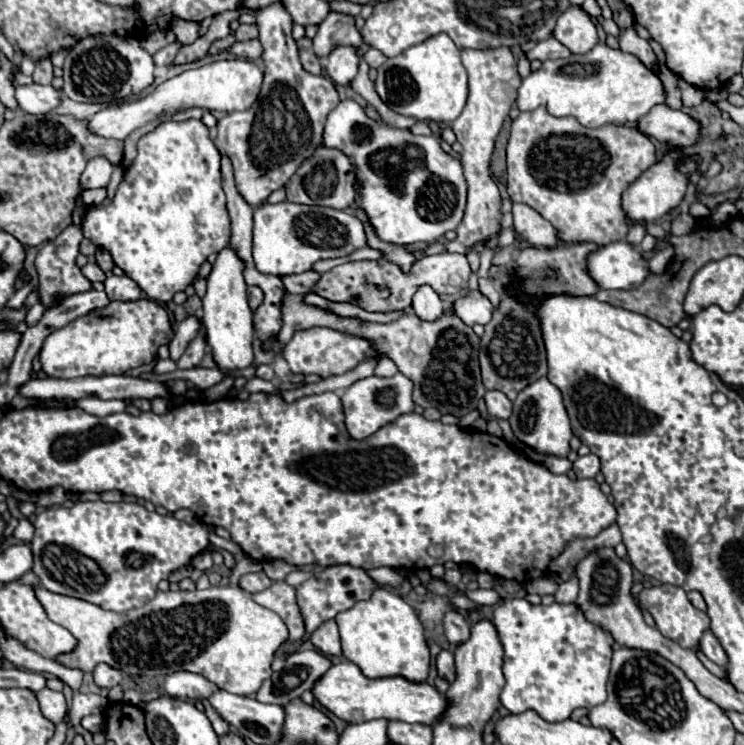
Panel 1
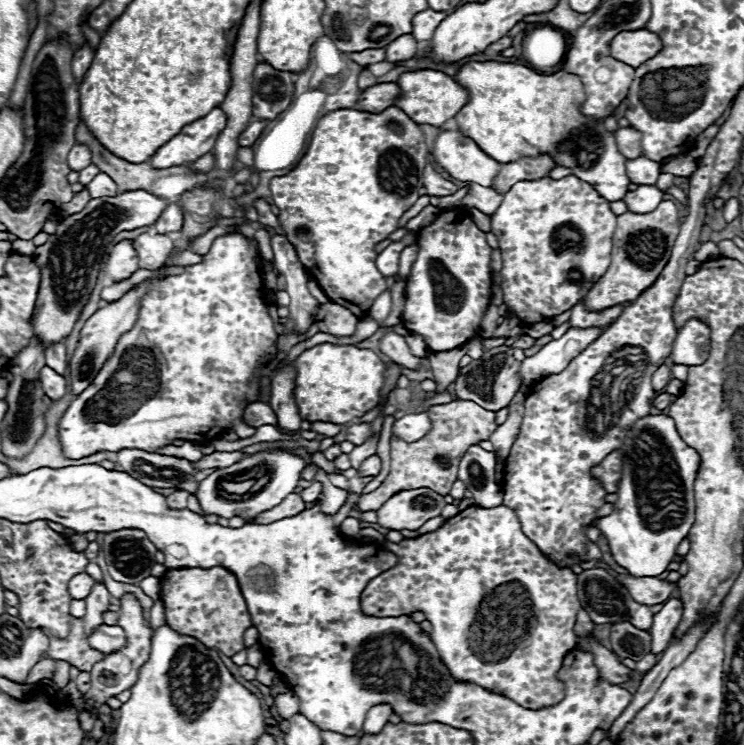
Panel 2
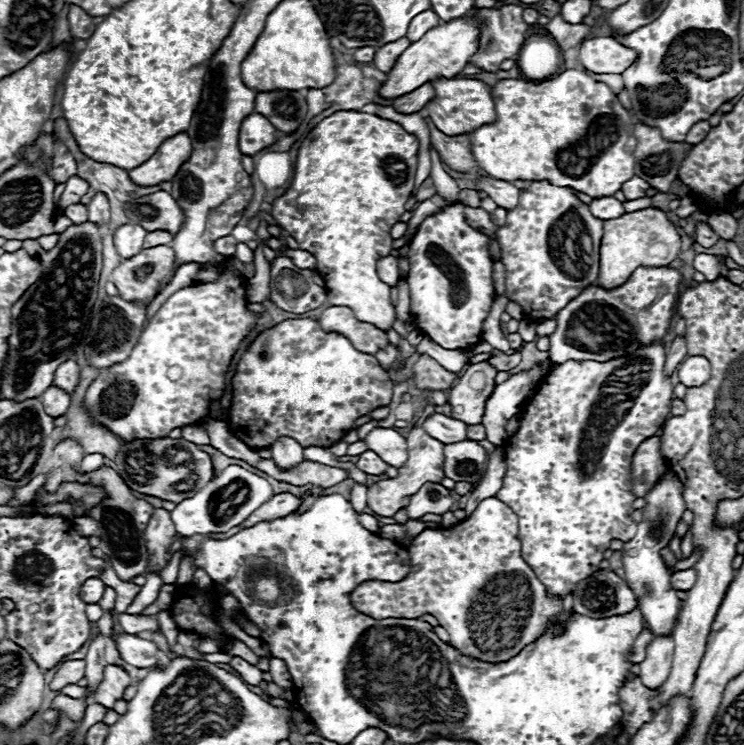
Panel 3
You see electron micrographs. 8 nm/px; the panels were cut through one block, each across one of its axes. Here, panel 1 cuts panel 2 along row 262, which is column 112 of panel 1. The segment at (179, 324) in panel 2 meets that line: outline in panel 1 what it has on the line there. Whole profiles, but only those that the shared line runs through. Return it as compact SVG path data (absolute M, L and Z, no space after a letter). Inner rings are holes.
M166 120L152 132L144 134L136 144L136 158L124 170L124 178L108 206L90 206L84 220L84 236L98 248L110 252L114 264L122 268L154 302L170 302L172 296L184 290L198 274L198 268L210 254L220 252L230 242L230 218L226 196L222 192L220 152L212 142L202 120Z

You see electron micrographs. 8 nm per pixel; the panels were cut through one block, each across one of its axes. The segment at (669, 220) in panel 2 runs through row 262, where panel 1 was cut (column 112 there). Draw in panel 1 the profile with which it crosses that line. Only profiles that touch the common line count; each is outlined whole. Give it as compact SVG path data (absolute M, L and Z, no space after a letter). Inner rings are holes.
M210 586L208 590L194 590L194 592L184 592L184 590L158 592L156 598L150 600L148 604L128 612L102 610L100 606L90 604L86 600L46 592L46 588L38 588L38 600L44 606L46 614L50 616L50 620L62 624L78 638L74 652L70 652L70 656L58 656L58 662L70 668L80 668L82 672L90 672L96 664L106 662L128 676L132 674L146 676L144 682L156 682L170 672L188 670L202 674L218 688L226 688L226 692L250 696L262 686L266 678L272 676L270 664L274 652L288 636L286 624L276 612L262 608L252 600L248 592L232 586Z

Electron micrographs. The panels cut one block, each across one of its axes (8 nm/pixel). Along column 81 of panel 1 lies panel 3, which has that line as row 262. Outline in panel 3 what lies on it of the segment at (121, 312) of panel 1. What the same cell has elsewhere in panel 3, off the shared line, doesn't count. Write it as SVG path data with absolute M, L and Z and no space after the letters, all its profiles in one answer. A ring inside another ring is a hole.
M342 110L342 112L336 112L328 118L324 118L308 136L306 140L302 142L302 148L298 152L298 158L296 158L296 164L294 164L294 176L292 176L292 182L288 186L288 190L284 192L284 196L276 198L272 202L272 216L274 220L278 222L280 228L284 228L296 242L298 242L298 248L300 250L306 250L310 252L318 262L316 262L316 272L322 276L324 284L326 284L326 294L328 294L328 302L332 306L348 306L356 318L360 318L360 322L368 322L368 324L374 324L376 328L388 332L396 320L396 310L394 310L394 304L392 304L392 298L390 298L390 286L384 284L380 278L378 278L378 272L376 272L376 262L380 258L384 258L384 254L390 254L392 250L392 238L390 238L390 228L400 220L400 216L406 212L404 210L404 204L408 202L410 198L410 192L412 192L412 186L414 186L414 174L416 174L416 168L418 168L418 138L410 132L406 132L400 124L396 122L390 122L390 120L384 120L380 116L374 116L374 114L366 114L366 112L354 112L354 110Z

